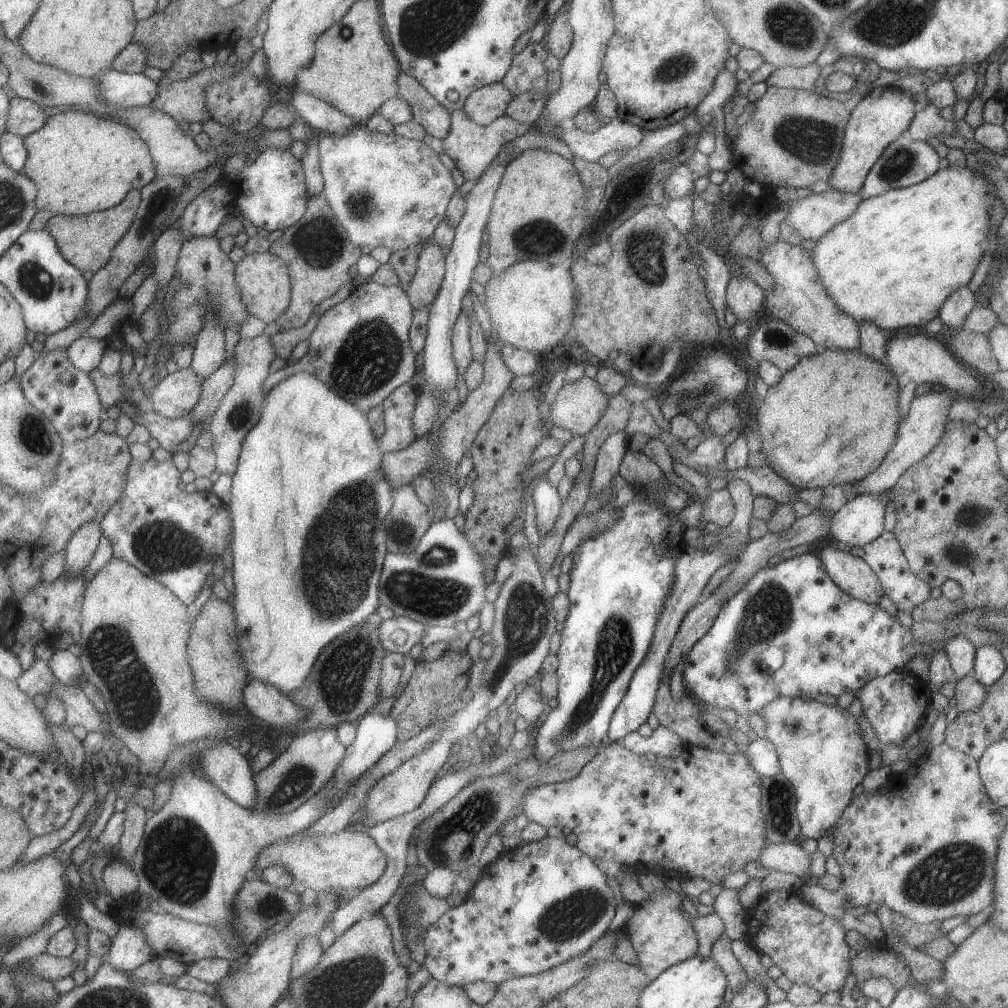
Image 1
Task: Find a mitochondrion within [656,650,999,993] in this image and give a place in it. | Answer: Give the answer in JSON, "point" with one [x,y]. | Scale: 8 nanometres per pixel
{"point":[949,875]}

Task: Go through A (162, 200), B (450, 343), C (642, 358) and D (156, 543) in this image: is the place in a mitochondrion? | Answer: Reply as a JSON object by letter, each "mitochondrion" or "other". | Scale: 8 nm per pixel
{"A":"mitochondrion","B":"other","C":"other","D":"mitochondrion"}

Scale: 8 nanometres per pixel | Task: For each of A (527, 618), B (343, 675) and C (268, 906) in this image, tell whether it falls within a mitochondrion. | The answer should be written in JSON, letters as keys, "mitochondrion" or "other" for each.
{"A":"mitochondrion","B":"mitochondrion","C":"mitochondrion"}

